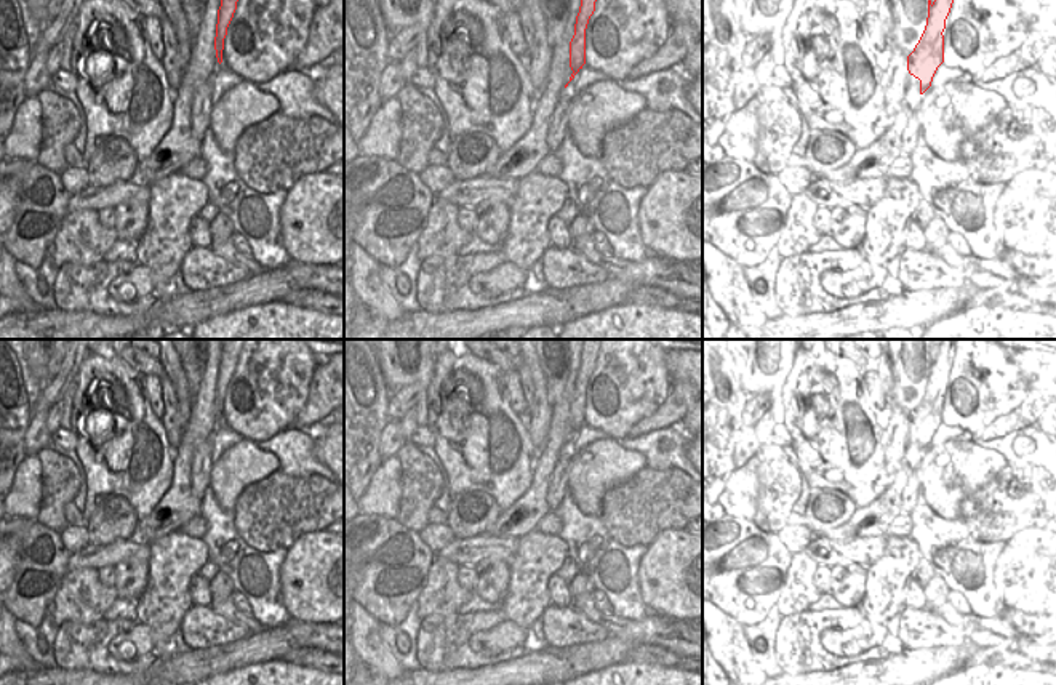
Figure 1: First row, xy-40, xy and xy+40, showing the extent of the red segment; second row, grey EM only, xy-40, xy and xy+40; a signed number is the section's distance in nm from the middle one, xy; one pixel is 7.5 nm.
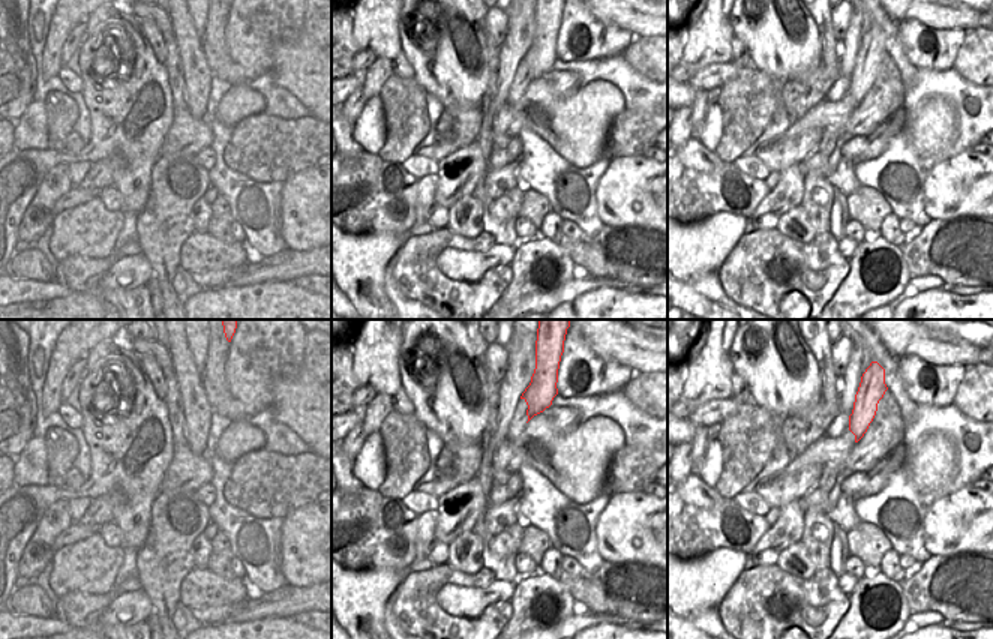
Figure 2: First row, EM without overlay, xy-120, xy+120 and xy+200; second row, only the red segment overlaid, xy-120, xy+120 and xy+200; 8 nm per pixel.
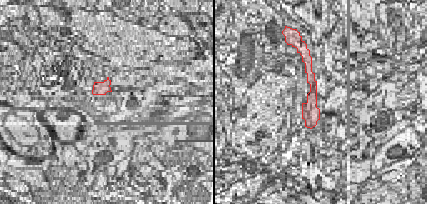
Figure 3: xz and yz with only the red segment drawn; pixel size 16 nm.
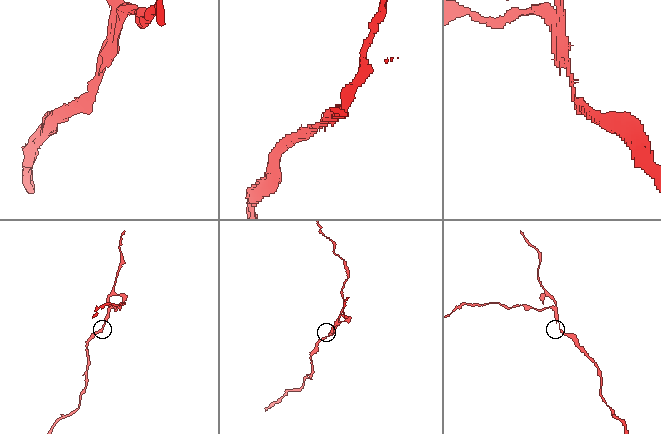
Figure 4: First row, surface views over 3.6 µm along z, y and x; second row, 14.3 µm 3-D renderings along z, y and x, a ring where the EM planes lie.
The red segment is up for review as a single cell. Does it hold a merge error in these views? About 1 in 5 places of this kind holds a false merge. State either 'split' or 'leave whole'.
split

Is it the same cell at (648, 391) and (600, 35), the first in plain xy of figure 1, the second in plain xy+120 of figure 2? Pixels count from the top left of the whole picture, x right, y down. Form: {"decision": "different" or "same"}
{"decision": "same"}

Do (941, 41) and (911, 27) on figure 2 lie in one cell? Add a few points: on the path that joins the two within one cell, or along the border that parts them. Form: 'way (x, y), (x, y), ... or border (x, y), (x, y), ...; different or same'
way (939, 54), (933, 60), (920, 50), (918, 41); same

